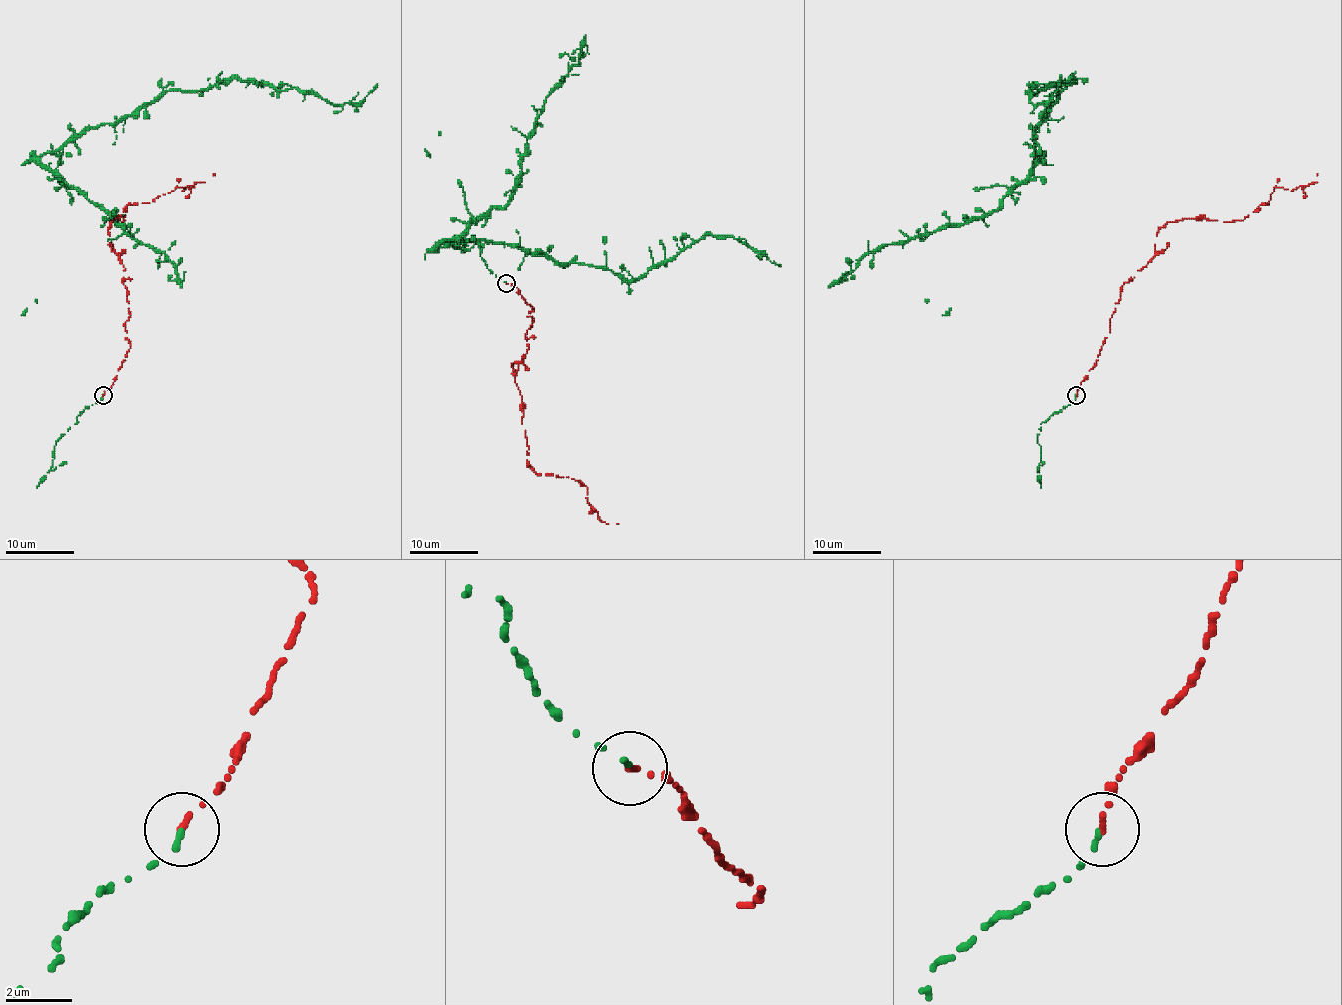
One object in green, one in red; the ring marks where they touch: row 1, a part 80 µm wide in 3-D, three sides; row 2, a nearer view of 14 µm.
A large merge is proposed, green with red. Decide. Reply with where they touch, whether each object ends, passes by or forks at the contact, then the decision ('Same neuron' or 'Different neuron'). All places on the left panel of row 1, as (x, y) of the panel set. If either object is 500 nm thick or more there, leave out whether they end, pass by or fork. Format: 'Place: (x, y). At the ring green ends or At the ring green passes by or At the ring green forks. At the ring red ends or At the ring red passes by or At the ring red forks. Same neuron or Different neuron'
Place: (103, 395). At the ring green ends. At the ring red ends. Same neuron

